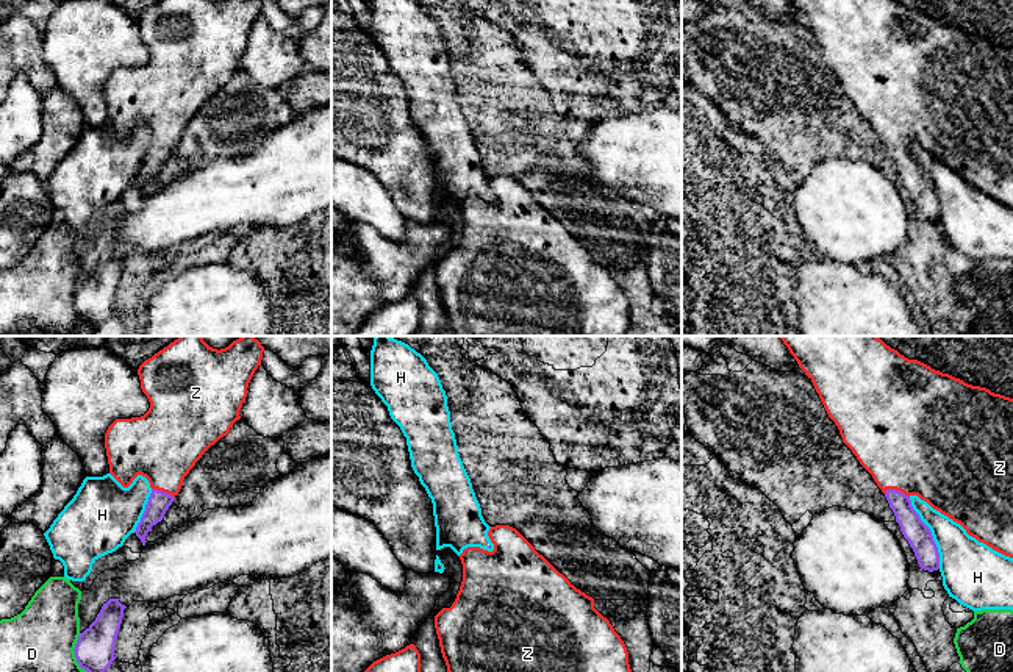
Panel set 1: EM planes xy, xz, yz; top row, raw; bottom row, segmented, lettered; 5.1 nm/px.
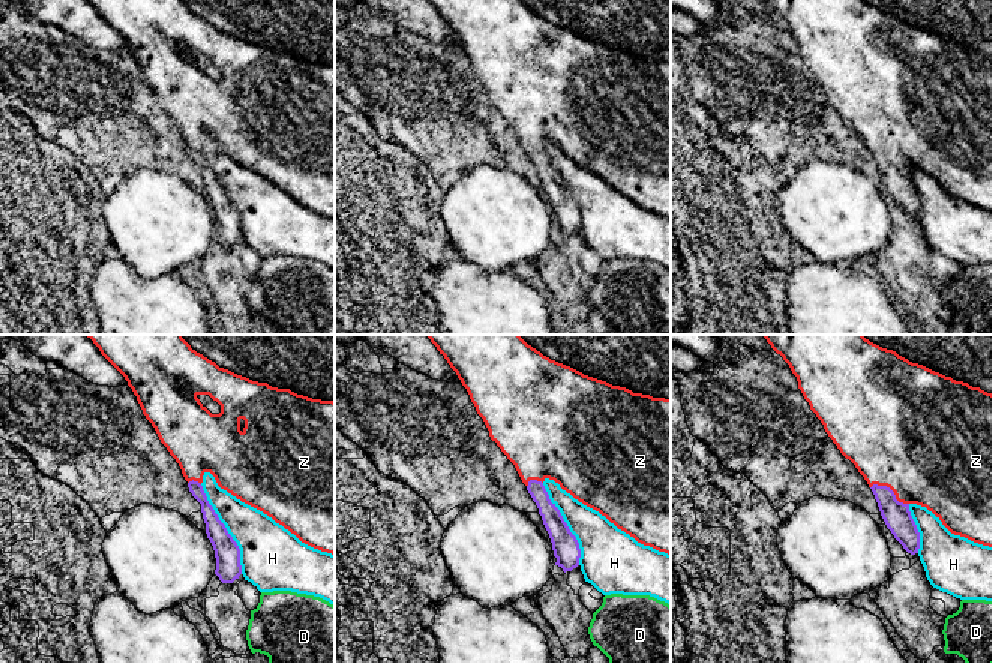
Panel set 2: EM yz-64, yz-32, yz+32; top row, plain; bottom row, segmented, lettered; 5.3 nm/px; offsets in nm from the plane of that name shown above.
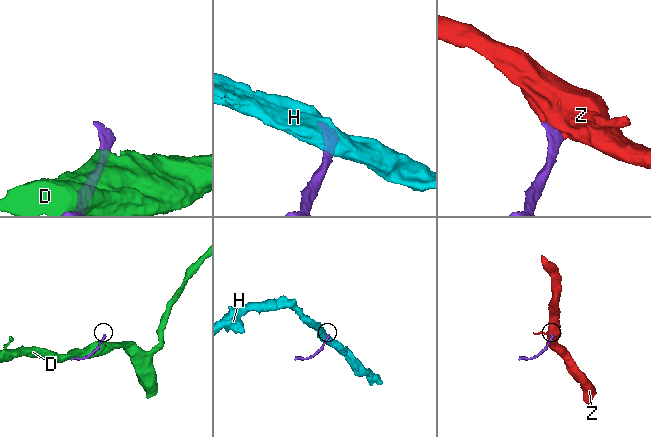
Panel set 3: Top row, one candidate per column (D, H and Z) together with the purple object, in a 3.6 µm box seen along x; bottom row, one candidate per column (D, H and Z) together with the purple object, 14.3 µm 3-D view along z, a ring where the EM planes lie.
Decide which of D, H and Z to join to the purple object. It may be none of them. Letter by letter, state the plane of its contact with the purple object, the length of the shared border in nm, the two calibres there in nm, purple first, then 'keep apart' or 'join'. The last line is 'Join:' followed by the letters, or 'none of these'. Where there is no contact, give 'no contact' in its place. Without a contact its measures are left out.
D: xy | 200 nm | 200/340 nm | keep apart
H: yz | 400 nm | 130/280 nm | keep apart
Z: yz | 130 nm | 130/500 nm | join
Join: Z

